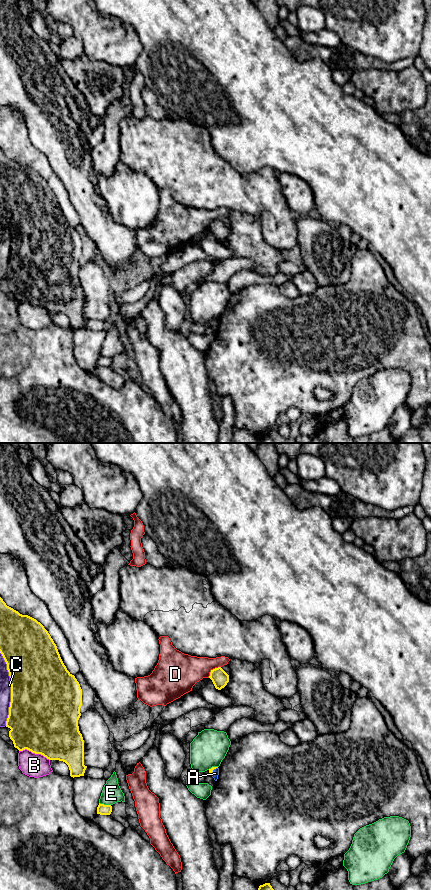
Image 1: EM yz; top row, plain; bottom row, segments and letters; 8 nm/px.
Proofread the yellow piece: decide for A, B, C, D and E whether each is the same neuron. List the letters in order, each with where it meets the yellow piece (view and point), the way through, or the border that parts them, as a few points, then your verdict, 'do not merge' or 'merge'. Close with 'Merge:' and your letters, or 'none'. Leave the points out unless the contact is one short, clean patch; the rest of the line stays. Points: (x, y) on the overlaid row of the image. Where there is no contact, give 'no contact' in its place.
A: yz (213, 769) | along yz (217, 767), (210, 773) | do not merge
B: yz (34, 752) | do not merge
C: yz (11, 689) | do not merge
D: yz (212, 670) | do not merge
E: yz (105, 805) | do not merge
Merge: none

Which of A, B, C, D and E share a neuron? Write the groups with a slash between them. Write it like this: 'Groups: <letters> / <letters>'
Groups: A / B / C / D / E

